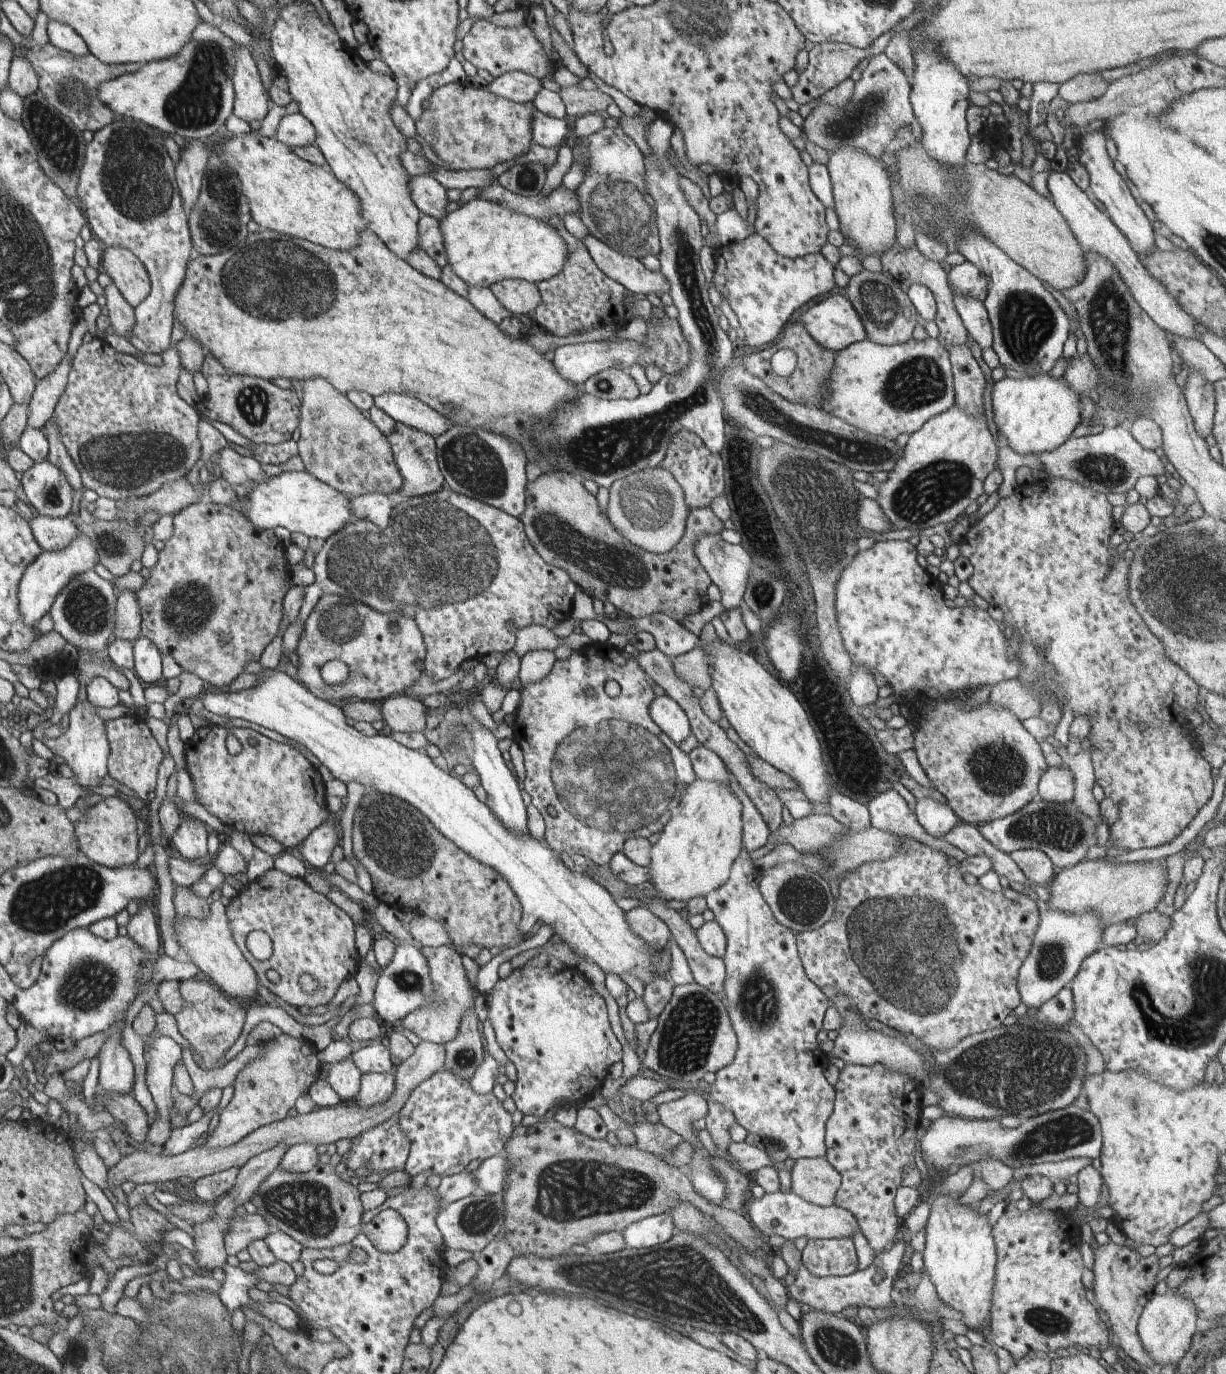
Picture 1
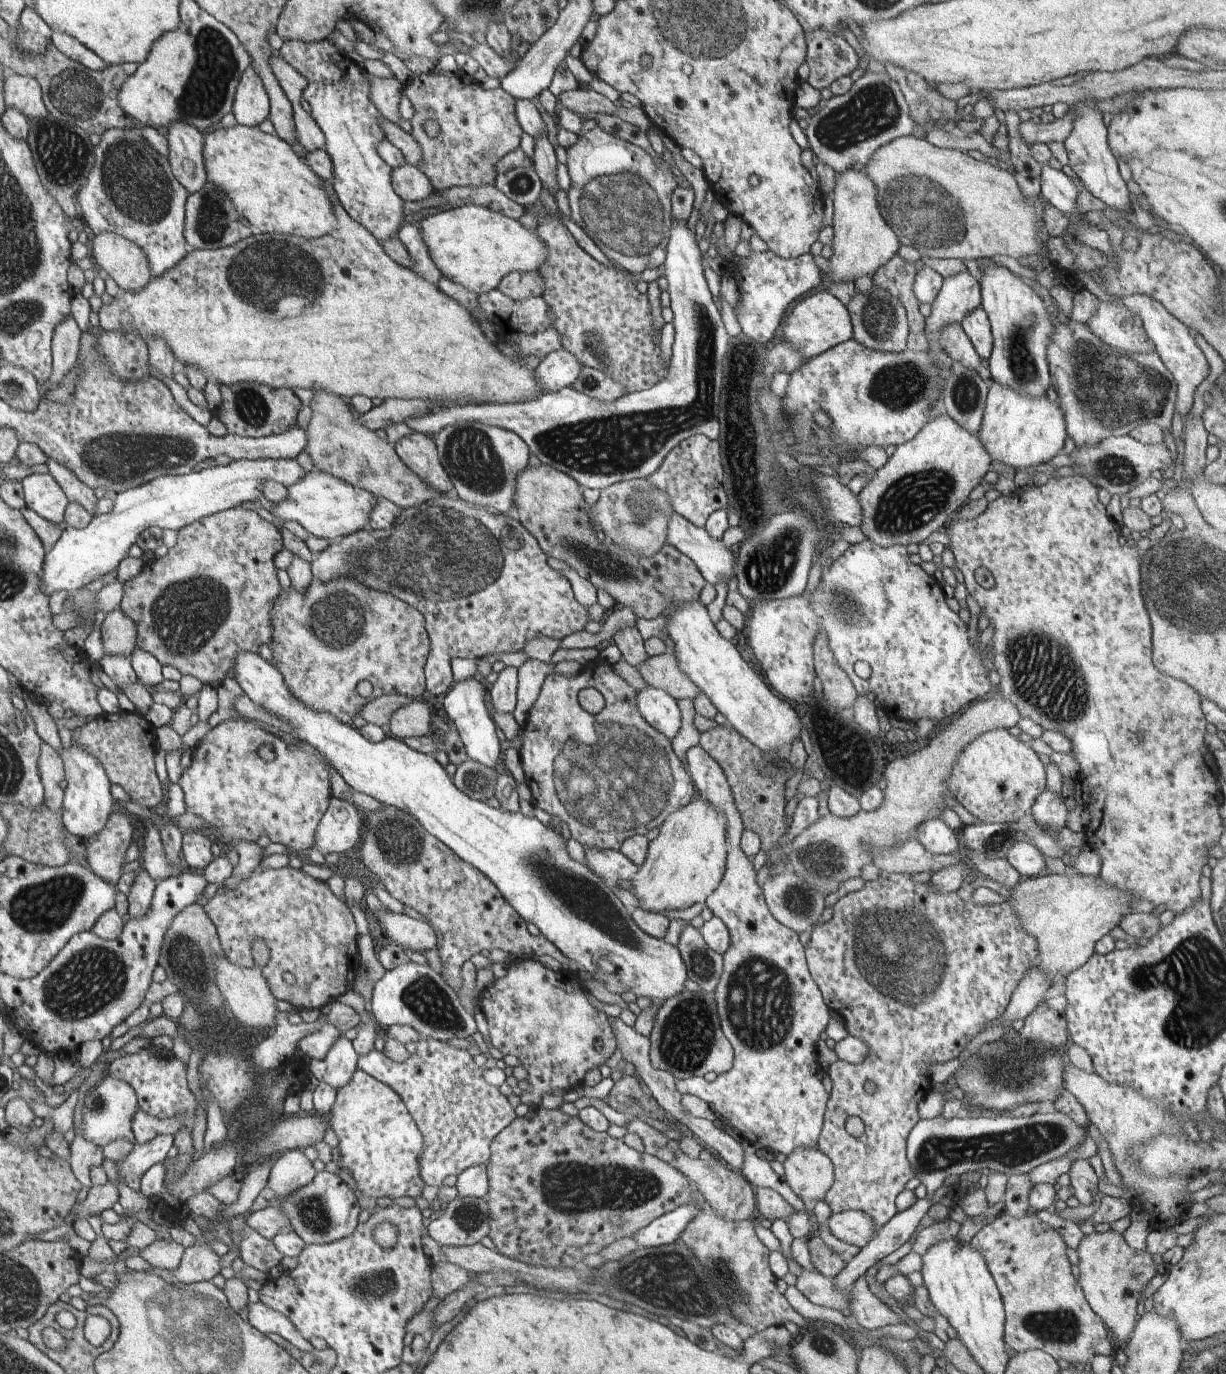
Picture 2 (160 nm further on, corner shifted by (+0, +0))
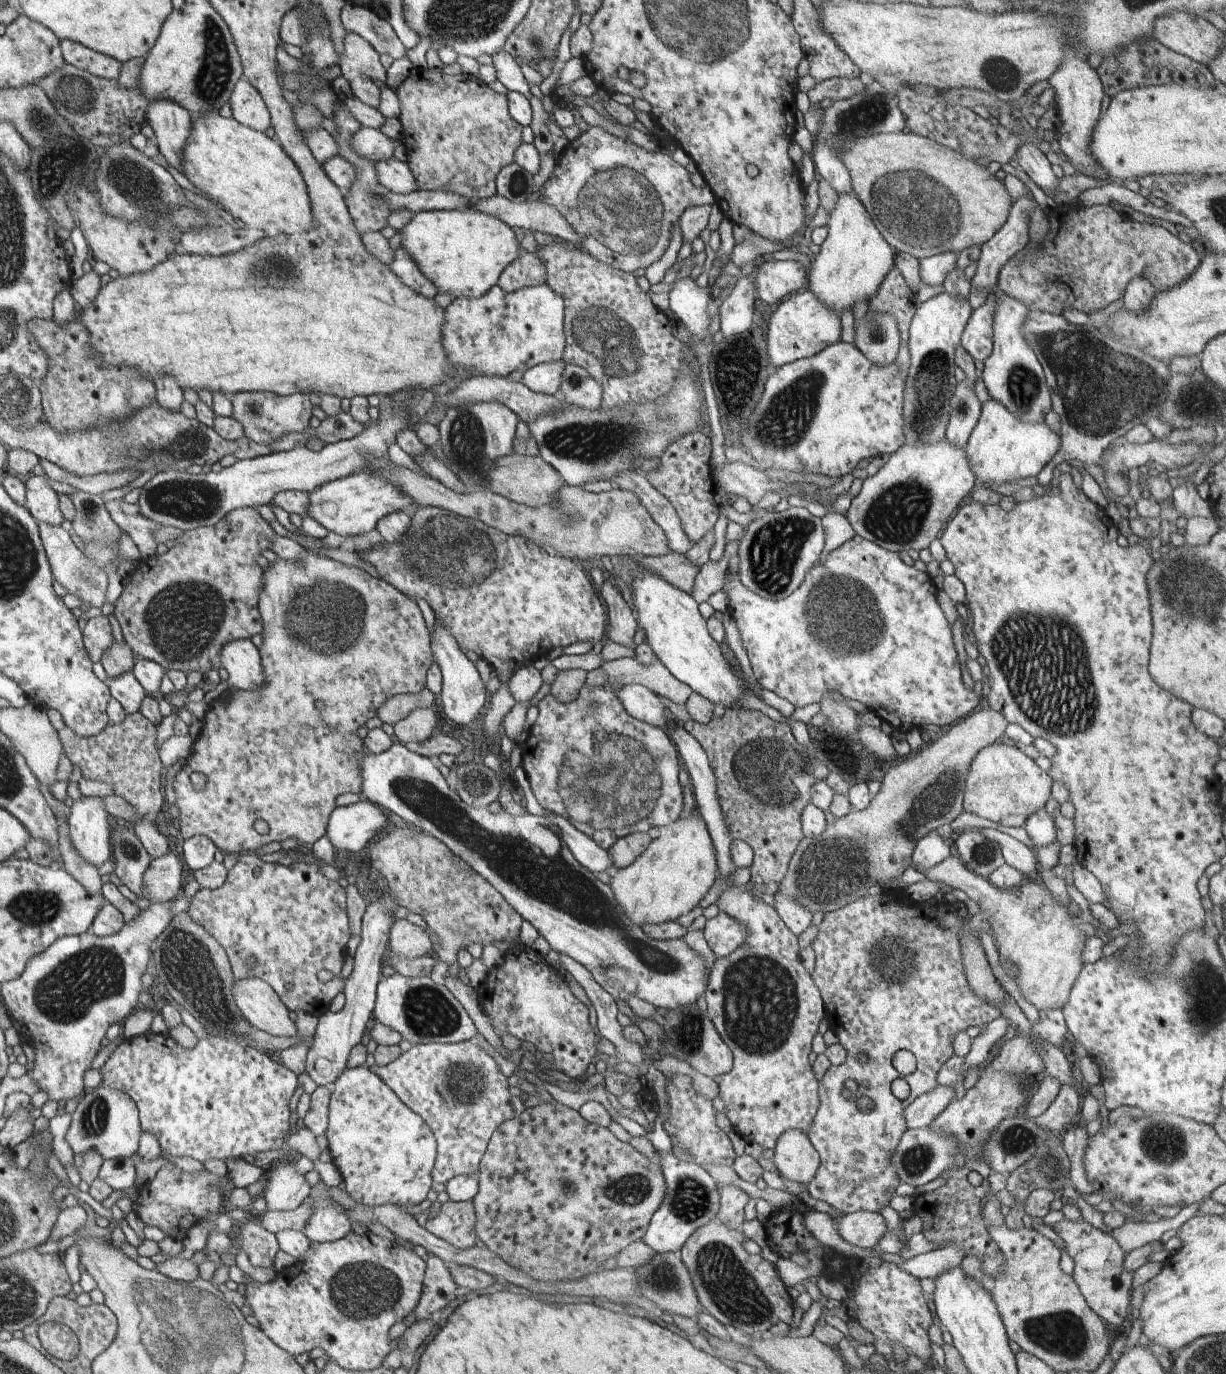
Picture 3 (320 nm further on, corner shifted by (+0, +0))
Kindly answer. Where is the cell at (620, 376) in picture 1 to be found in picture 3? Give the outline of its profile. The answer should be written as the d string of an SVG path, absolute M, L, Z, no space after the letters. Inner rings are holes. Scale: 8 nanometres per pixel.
M565 365L560 396L586 410L595 410L604 406L605 389L588 374L584 368L575 365Z

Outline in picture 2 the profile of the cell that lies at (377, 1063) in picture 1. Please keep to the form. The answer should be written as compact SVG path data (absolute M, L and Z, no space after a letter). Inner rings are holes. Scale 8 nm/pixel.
M425 1038L417 1042L416 1052L406 1062L393 1062L383 1051L378 1052L375 1049L364 1056L358 1056L357 1069L369 1073L396 1090L401 1100L410 1104L414 1120L422 1124L422 1132L426 1132L426 1156L422 1156L422 1176L426 1176L426 1185L440 1188L446 1177L452 1174L461 1175L471 1167L487 1164L492 1158L493 1141L517 1118L515 1108L506 1096L500 1094L498 1087L486 1084L486 1080L482 1078L482 1070L476 1066L473 1057L474 1054L470 1051Z

